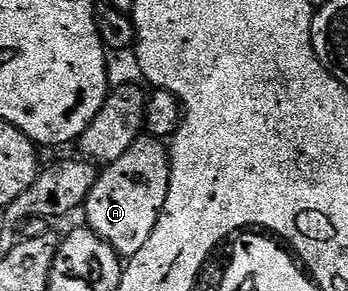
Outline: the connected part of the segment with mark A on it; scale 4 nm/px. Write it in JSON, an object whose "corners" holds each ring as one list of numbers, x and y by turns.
{"corners":[[154,137,138,140,125,154,118,156,109,166,96,175,96,182,89,190,82,205,82,213,88,226,97,234,99,241,109,242,124,256,140,251,156,223,156,216,164,205,166,174,170,165,170,154,163,141]]}

